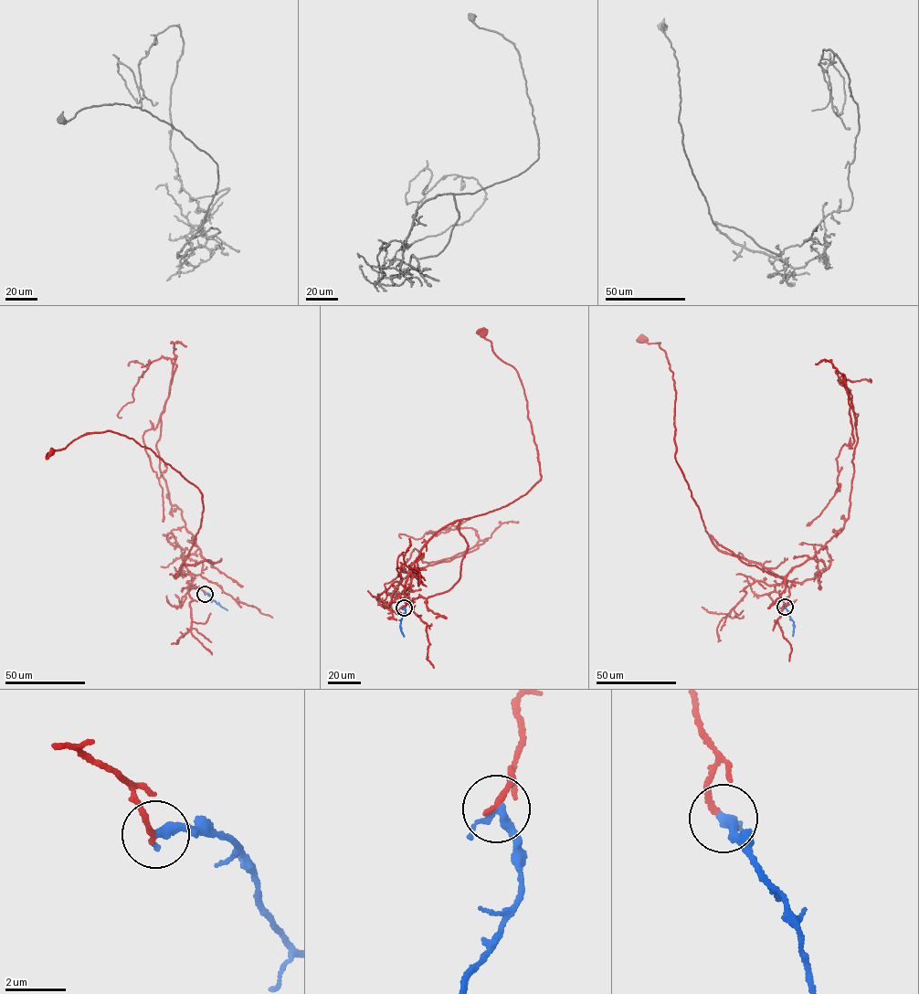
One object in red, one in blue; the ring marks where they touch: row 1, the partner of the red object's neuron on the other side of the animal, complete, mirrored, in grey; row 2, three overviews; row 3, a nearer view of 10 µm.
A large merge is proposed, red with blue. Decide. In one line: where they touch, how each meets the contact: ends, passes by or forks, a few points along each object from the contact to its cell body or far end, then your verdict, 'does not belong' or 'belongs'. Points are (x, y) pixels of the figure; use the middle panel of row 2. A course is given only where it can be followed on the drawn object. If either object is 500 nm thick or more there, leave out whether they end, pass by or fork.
place (404, 608); red ends; blue passes by; course red (404, 608), (410, 565), (436, 533), (454, 521), (505, 506), (541, 479), (518, 374), (495, 354), (484, 333); course blue (404, 608), (400, 624), (404, 637); belongs

